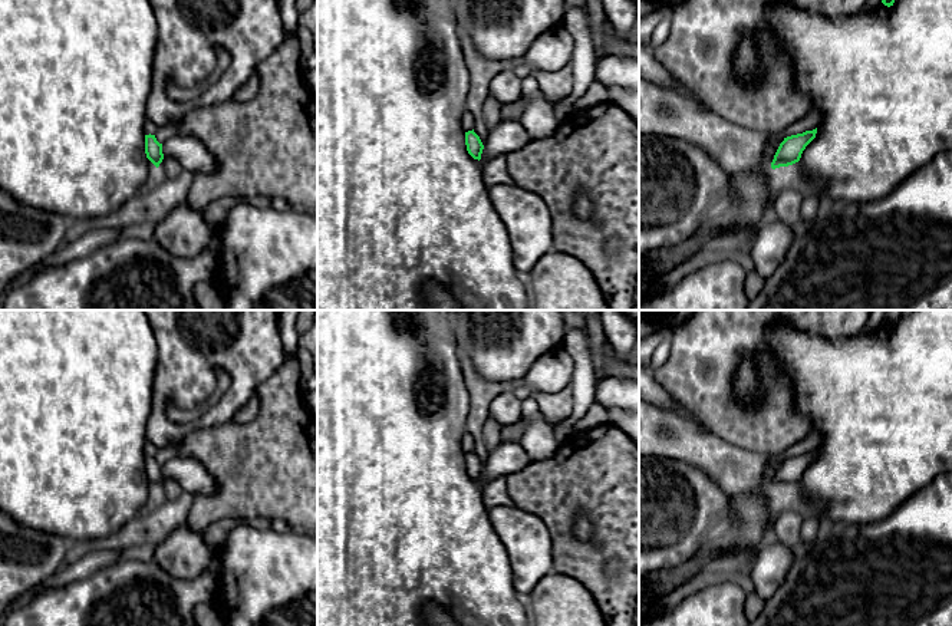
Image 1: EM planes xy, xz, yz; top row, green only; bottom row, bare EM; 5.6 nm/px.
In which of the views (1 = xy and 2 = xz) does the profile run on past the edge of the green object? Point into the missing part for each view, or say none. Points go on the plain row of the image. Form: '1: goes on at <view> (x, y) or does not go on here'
1: does not go on here
2: does not go on here

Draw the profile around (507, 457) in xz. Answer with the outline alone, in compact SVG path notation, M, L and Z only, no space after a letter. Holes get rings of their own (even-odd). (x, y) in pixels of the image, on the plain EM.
M503 441L488 454L481 481L508 475L526 468L531 462L520 442Z

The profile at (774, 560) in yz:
M774 538L767 541L750 569L754 590L761 600L767 602L783 584L794 561L790 547Z

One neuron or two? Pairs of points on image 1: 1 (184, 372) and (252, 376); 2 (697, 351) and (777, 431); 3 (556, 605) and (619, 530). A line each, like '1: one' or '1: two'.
1: one
2: one
3: two

